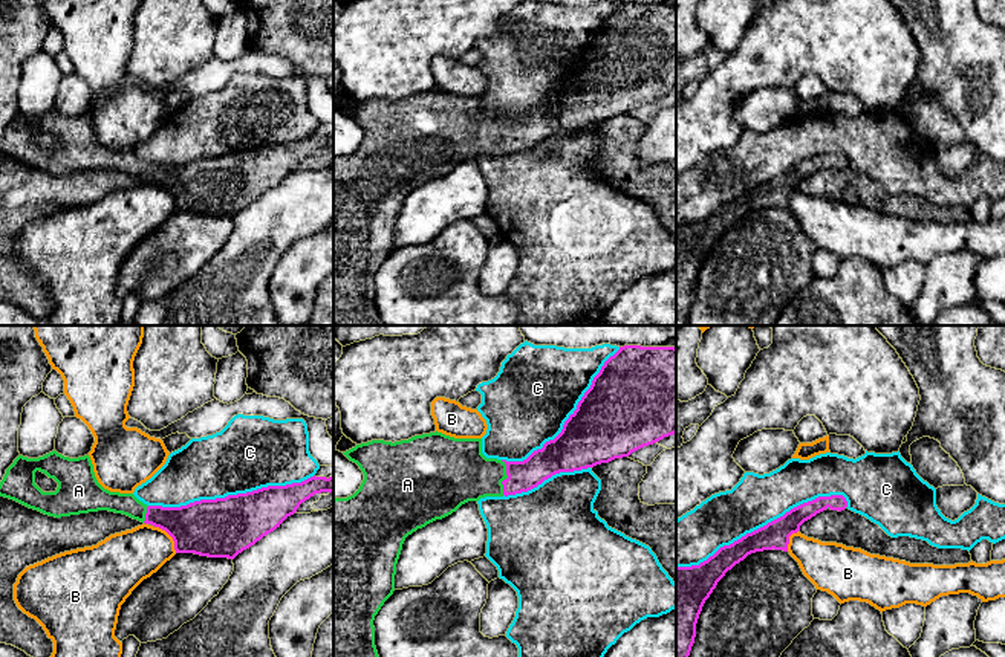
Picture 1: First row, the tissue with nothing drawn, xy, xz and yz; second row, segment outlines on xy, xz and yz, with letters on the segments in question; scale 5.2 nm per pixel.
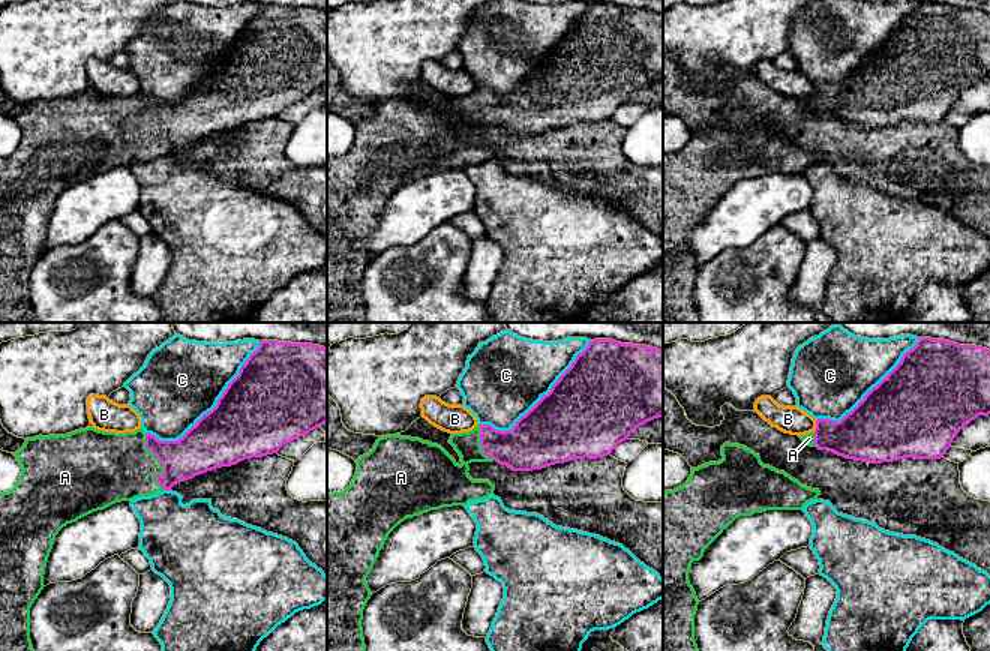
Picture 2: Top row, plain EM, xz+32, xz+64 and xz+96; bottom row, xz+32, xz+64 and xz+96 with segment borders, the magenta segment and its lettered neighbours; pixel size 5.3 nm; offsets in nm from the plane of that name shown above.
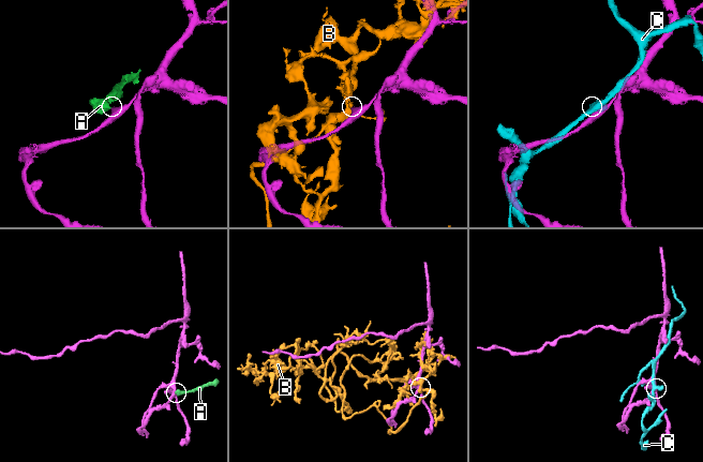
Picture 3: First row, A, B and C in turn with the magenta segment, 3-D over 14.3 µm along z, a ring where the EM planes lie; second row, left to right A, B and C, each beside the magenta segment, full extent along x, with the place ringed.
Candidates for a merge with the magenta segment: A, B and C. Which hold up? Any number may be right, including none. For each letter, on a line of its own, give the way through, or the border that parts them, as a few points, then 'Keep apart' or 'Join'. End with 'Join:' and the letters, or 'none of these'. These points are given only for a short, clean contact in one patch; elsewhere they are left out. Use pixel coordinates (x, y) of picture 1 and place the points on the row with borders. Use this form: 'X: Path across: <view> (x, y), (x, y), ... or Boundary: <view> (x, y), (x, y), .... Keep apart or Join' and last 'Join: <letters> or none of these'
A: Path across: xz (523, 475), (508, 477), (473, 477), (461, 472). Join
B: Keep apart
C: Keep apart
Join: A

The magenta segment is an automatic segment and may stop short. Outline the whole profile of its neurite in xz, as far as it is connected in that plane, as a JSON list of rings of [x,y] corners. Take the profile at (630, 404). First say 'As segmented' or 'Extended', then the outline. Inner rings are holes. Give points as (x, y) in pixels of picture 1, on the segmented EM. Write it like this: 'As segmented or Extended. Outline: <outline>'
Extended. Outline: [[[624,345],[610,356],[600,373],[594,377],[590,388],[584,393],[581,400],[577,405],[577,409],[569,416],[564,422],[561,432],[554,439],[543,445],[542,449],[534,451],[523,461],[506,461],[497,458],[486,458],[482,454],[482,439],[454,439],[445,435],[442,432],[430,432],[422,435],[415,435],[408,440],[401,442],[384,442],[384,440],[372,440],[367,443],[356,445],[355,448],[343,452],[350,461],[356,463],[364,474],[364,480],[359,489],[347,497],[347,498],[335,498],[333,500],[333,657],[379,657],[375,646],[375,626],[373,620],[384,602],[395,591],[395,574],[396,564],[402,550],[402,544],[408,535],[416,532],[418,529],[425,527],[427,524],[442,519],[453,512],[456,512],[462,504],[468,501],[479,501],[485,497],[508,497],[522,492],[528,492],[545,480],[551,478],[560,472],[574,472],[587,468],[594,468],[601,463],[609,463],[615,458],[629,457],[632,452],[653,445],[664,437],[676,434],[676,348],[675,347],[641,347],[641,345]]]

